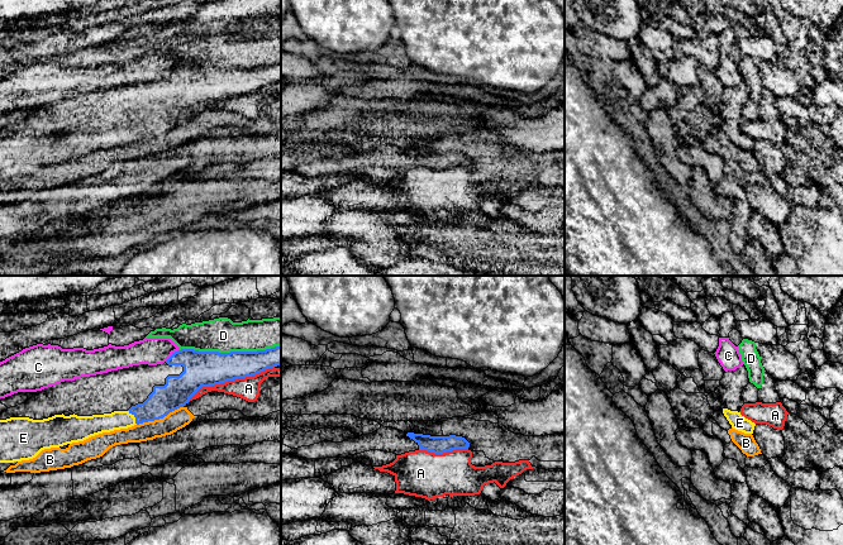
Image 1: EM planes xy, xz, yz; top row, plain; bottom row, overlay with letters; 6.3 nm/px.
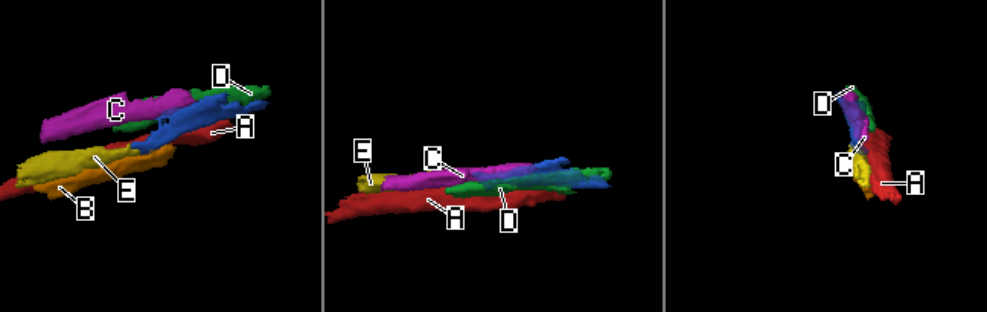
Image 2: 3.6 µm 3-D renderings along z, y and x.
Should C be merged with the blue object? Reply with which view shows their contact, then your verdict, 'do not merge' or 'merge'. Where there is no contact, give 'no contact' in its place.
meets blue in xy; do not merge

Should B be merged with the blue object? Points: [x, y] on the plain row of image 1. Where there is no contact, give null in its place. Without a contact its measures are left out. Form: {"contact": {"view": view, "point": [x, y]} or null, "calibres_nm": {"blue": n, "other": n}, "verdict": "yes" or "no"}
{"contact": {"view": "xy", "point": [160, 134]}, "calibres_nm": {"blue": 190, "other": 120}, "verdict": "no"}

